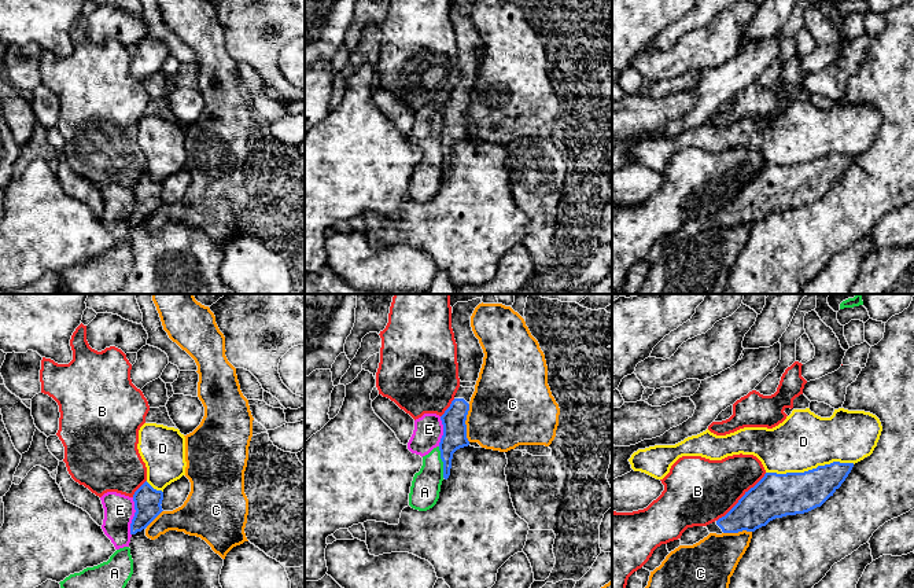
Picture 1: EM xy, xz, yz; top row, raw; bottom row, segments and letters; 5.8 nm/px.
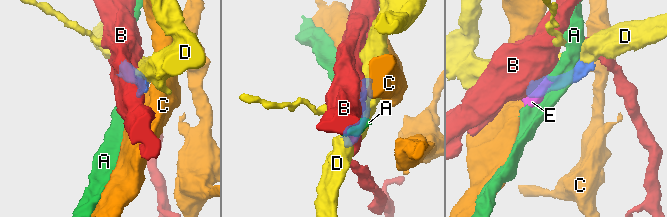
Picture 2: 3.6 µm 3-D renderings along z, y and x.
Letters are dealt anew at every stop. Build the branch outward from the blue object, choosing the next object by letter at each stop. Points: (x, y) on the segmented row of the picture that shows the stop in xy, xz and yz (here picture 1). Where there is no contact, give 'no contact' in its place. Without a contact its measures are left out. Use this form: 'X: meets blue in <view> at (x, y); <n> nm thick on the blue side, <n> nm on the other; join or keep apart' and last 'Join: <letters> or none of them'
A: meets blue in xz at (442, 460); 140 nm thick on the blue side, 180 nm on the other; keep apart
B: meets blue in yz at (741, 498); 260 nm thick on the blue side, 380 nm on the other; keep apart
C: meets blue in xz at (464, 423); 140 nm thick on the blue side, 420 nm on the other; keep apart
D: meets blue in yz at (810, 470); 260 nm thick on the blue side, 340 nm on the other; keep apart
E: meets blue in xy at (133, 517); 160 nm thick on the blue side, 180 nm on the other; keep apart
Join: none of them

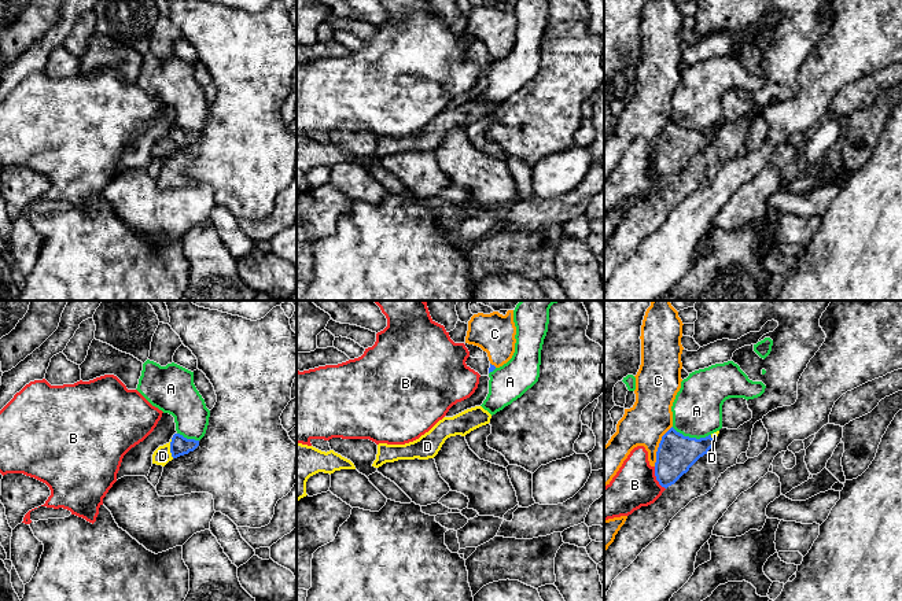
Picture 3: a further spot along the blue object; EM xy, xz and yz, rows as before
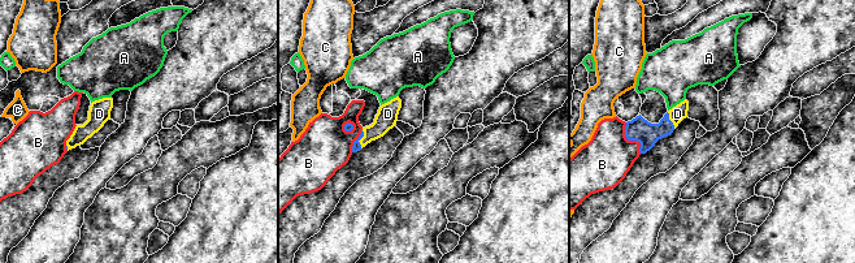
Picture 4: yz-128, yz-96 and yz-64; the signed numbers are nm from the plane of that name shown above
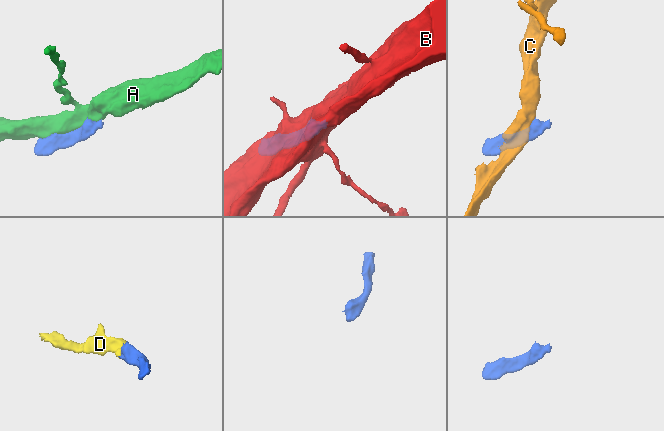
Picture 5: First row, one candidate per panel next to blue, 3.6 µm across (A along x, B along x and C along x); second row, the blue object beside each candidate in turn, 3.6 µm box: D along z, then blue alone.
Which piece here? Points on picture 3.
A: meets blue in yz at (691, 438); 220 nm thick on the blue side, 280 nm on the other; keep apart
B: meets blue in yz at (656, 478); 220 nm thick on the blue side, 260 nm on the other; keep apart
C: meets blue in yz at (659, 446); 220 nm thick on the blue side, 260 nm on the other; keep apart
D: meets blue in xy at (170, 449); 110 nm thick on the blue side, 100 nm on the other; join
Join: D

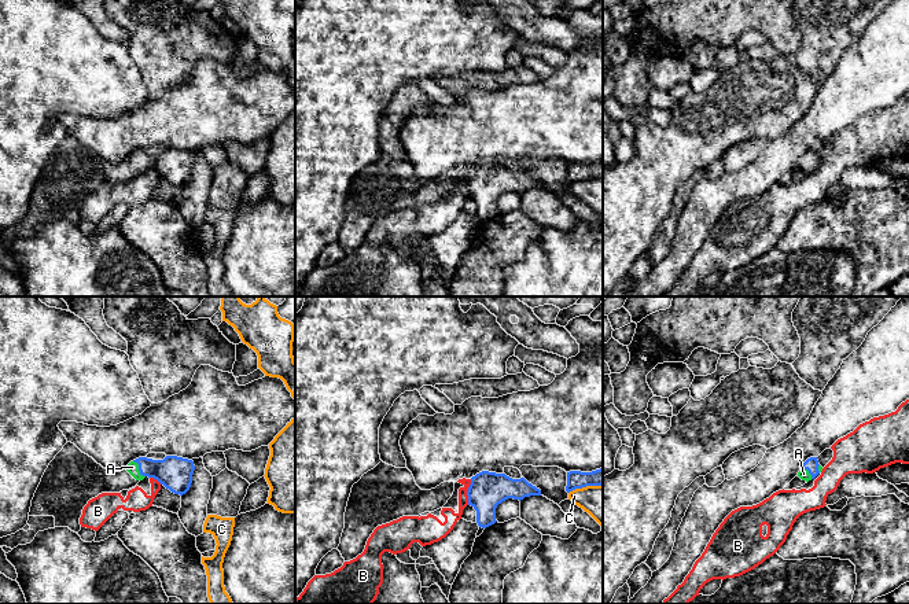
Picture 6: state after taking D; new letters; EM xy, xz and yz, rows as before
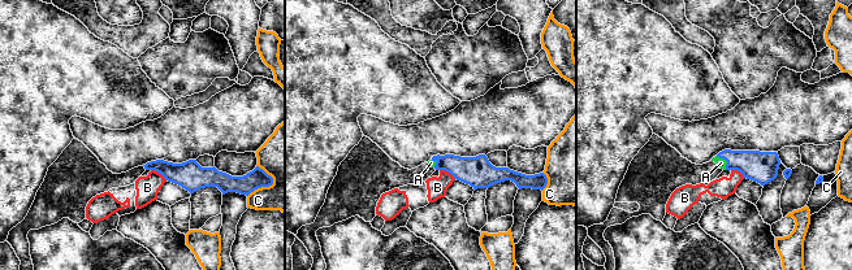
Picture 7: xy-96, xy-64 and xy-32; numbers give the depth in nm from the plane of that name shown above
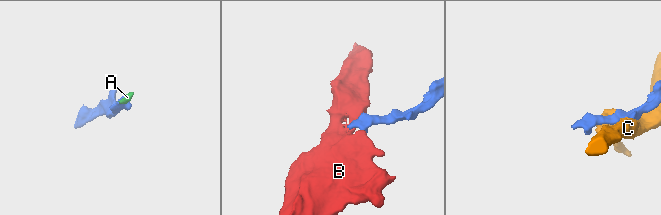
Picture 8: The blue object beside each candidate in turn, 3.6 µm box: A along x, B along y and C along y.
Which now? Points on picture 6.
A: meets blue in xy at (139, 468); 190 nm thick on the blue side, 70 nm on the other; join
B: meets blue in xz at (467, 492); 200 nm thick on the blue side, 80 nm on the other; keep apart
C: meets blue in xz at (585, 486); 110 nm thick on the blue side, 200 nm on the other; keep apart
Join: A

